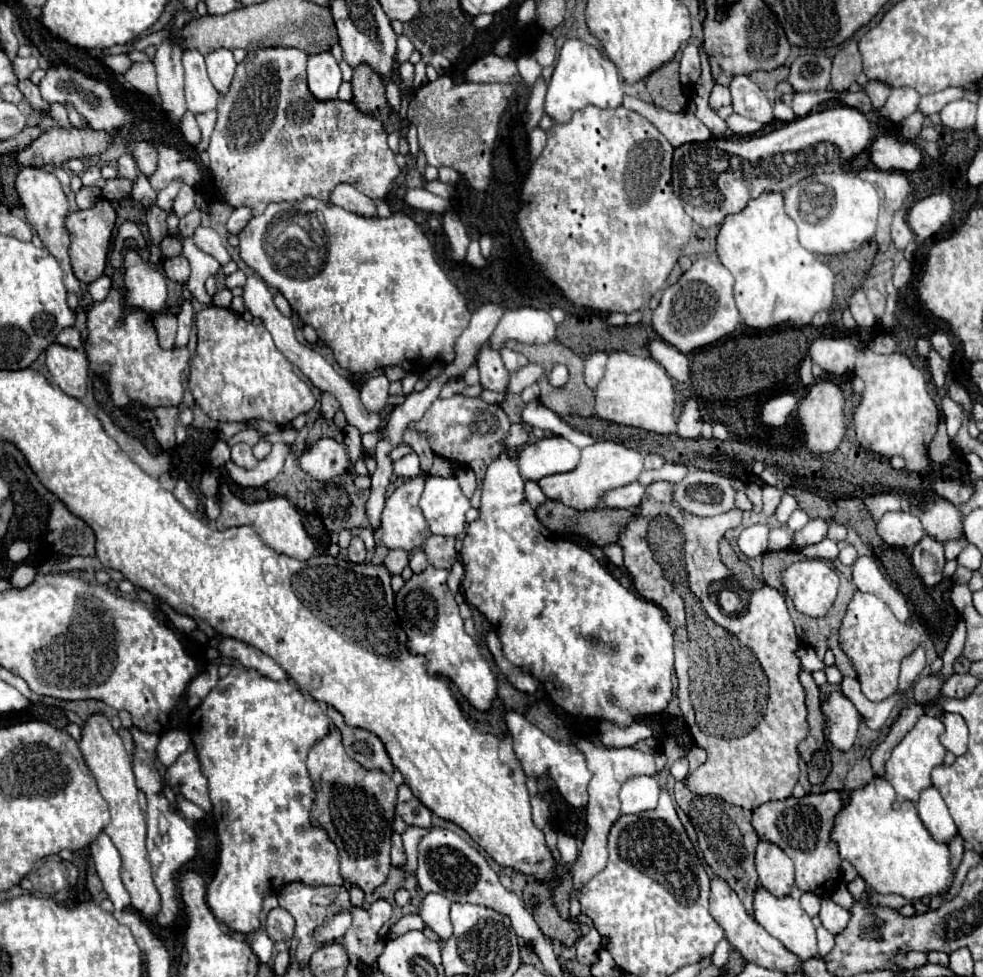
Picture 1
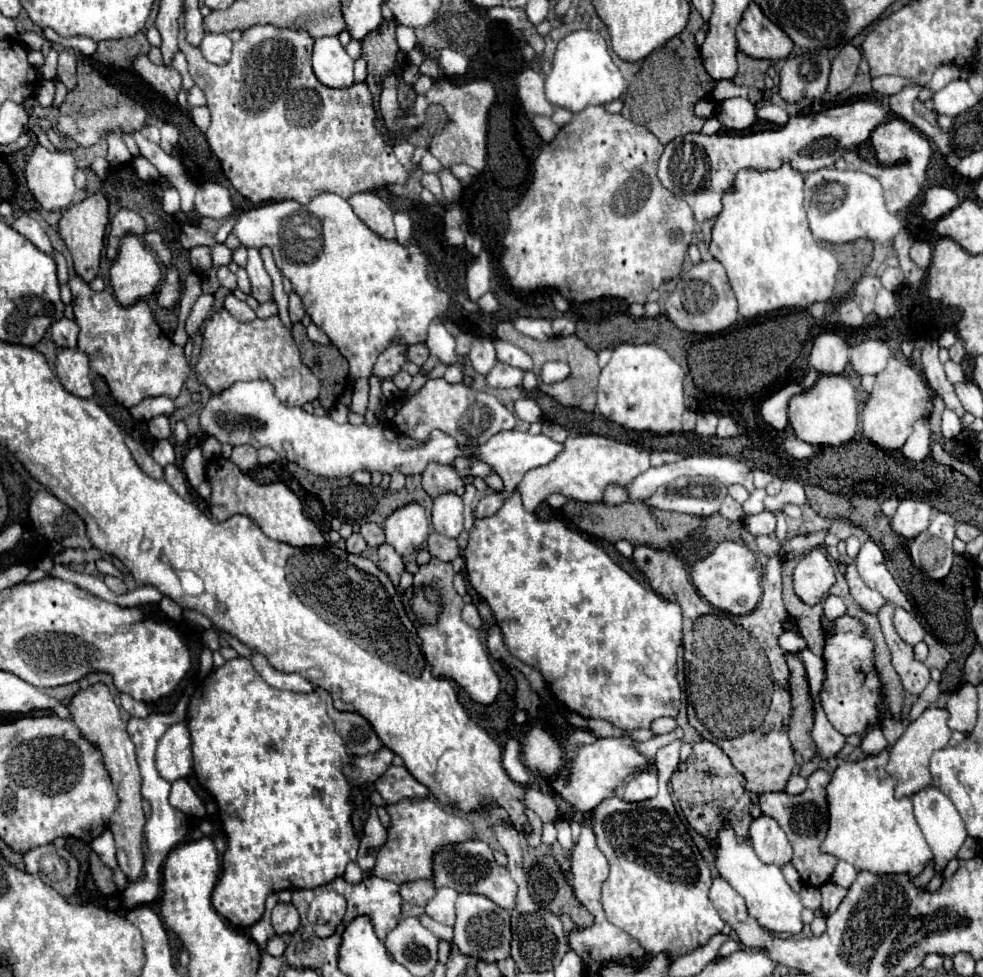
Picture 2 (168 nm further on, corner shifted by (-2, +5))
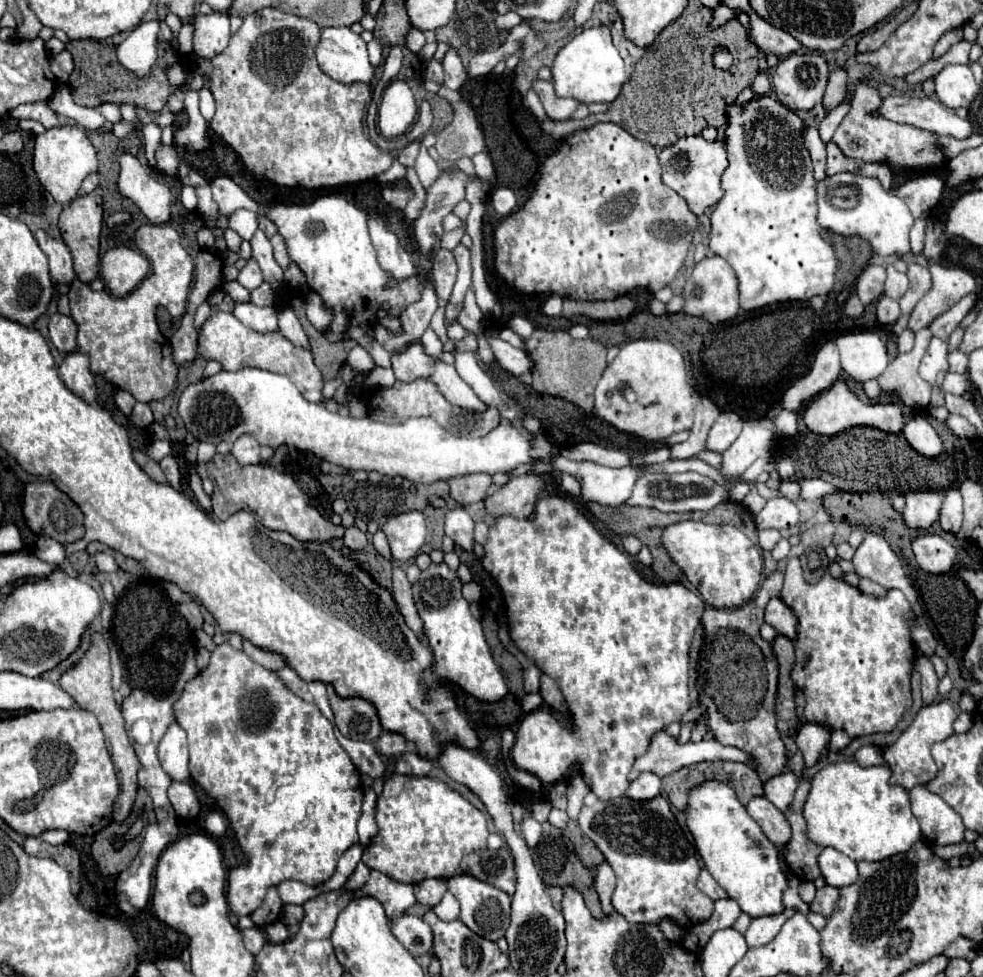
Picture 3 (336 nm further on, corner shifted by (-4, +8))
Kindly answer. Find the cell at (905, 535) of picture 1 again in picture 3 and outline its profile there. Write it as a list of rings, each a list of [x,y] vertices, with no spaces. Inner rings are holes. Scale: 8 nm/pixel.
[[[917,491],[907,495],[907,503],[901,511],[905,525],[915,529],[927,529],[931,527],[941,511],[943,495],[933,491]]]

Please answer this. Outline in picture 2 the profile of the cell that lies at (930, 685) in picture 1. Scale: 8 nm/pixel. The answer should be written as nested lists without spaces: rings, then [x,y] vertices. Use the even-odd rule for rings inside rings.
[[[885,604],[879,608],[877,612],[877,618],[881,622],[881,630],[883,630],[883,636],[885,636],[885,642],[889,644],[891,648],[891,656],[893,656],[893,666],[897,670],[897,674],[901,676],[903,680],[903,686],[909,694],[915,694],[919,696],[925,686],[929,684],[931,676],[929,676],[929,668],[923,664],[923,662],[917,662],[913,658],[913,646],[905,644],[895,626],[893,626],[893,612],[895,612],[895,606],[893,604]]]

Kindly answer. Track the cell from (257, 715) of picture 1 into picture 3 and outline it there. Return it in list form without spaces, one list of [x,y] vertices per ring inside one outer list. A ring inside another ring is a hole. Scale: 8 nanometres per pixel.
[[[223,643],[217,645],[217,649],[211,653],[211,661],[207,665],[207,669],[203,669],[195,679],[191,679],[185,685],[183,695],[179,697],[179,701],[175,703],[175,719],[177,723],[187,731],[189,737],[189,771],[191,777],[195,779],[195,783],[199,783],[217,803],[219,807],[225,811],[235,837],[247,857],[247,863],[241,867],[235,867],[229,871],[227,877],[227,903],[231,907],[231,911],[237,917],[243,915],[251,915],[255,909],[259,909],[263,905],[265,893],[269,887],[279,885],[281,881],[293,879],[293,881],[301,881],[307,883],[311,887],[317,887],[321,883],[325,883],[337,869],[337,861],[341,859],[341,855],[359,843],[357,837],[357,821],[361,817],[361,801],[363,801],[363,785],[361,785],[361,773],[357,773],[351,757],[345,753],[345,749],[339,745],[337,737],[335,737],[335,729],[333,723],[329,719],[325,719],[319,711],[319,707],[315,703],[307,703],[301,697],[297,697],[295,693],[291,693],[275,675],[273,671],[253,663],[243,651],[235,651],[231,645]]]

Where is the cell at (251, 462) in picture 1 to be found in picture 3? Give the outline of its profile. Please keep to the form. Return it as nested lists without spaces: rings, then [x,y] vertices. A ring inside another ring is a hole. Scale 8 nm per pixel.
[[[239,437],[239,441],[233,443],[231,453],[241,465],[259,465],[261,463],[259,443],[253,437]]]

